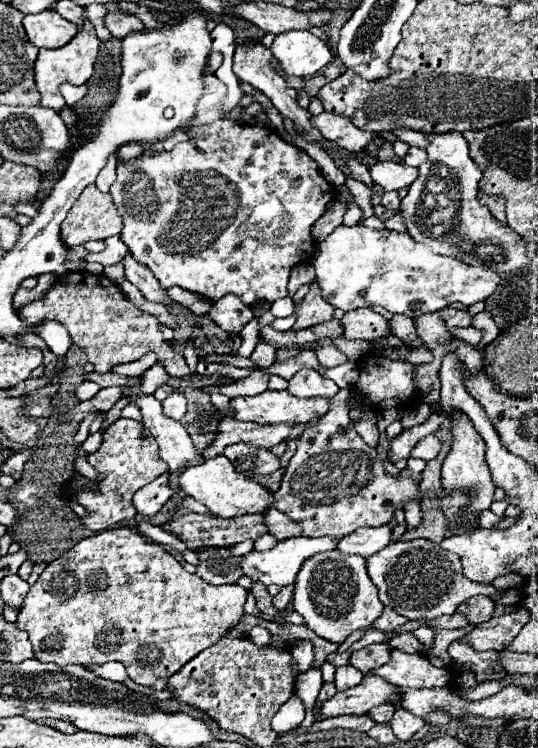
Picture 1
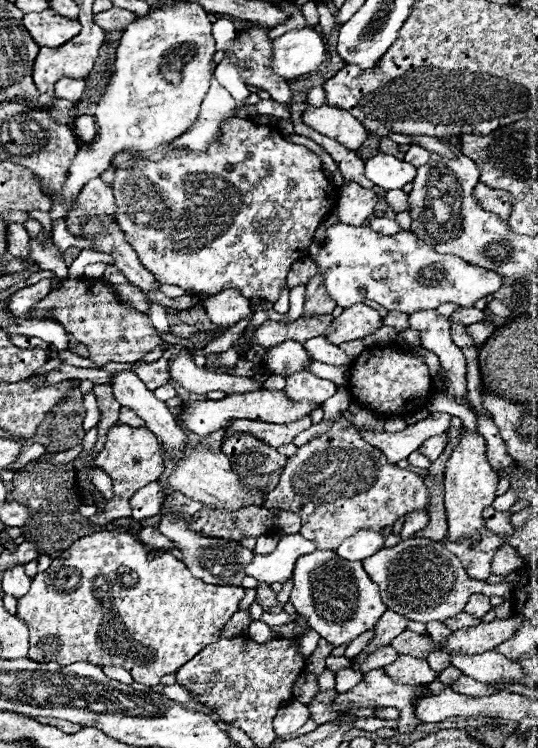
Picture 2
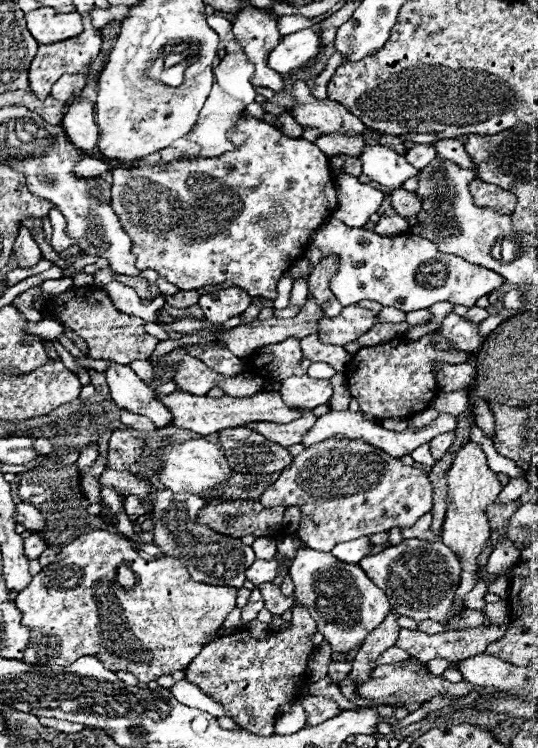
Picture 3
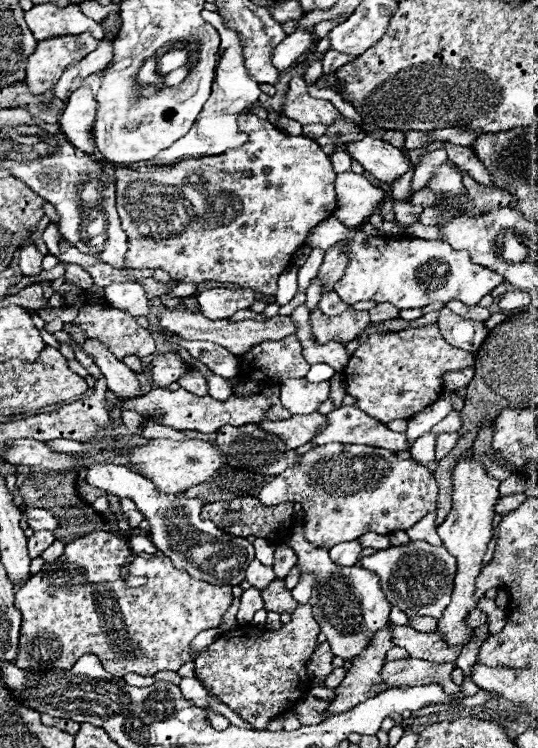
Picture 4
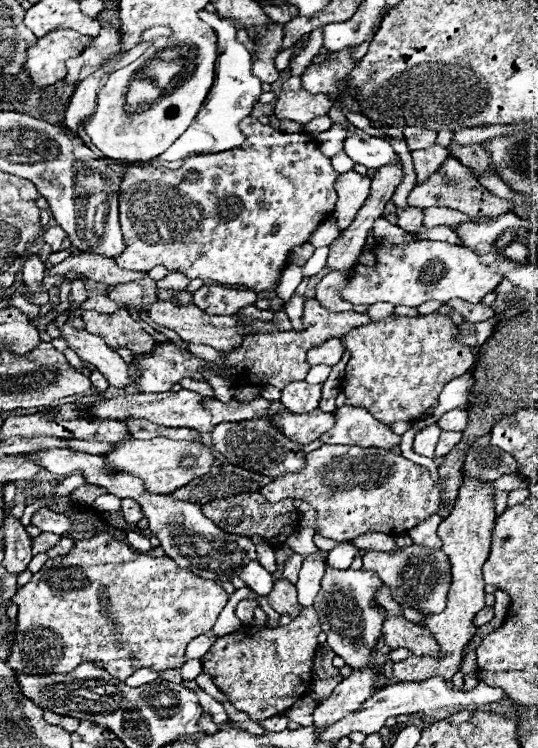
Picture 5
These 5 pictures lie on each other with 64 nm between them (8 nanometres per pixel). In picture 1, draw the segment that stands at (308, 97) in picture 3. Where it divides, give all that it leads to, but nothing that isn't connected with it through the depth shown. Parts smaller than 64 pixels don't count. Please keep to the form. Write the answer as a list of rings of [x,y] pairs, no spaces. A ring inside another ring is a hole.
[[[322,112],[320,116],[312,116],[312,124],[322,132],[322,136],[326,140],[340,144],[348,152],[360,152],[372,140],[378,138],[374,132],[360,130],[348,118],[336,116],[336,114],[330,114],[330,112]]]

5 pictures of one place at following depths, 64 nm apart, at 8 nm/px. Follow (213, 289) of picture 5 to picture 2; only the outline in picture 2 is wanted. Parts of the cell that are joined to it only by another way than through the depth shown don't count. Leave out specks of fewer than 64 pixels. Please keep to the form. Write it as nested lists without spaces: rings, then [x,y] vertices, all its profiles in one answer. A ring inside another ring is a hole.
[[[224,290],[216,296],[206,298],[204,308],[210,320],[220,328],[230,328],[252,314],[250,302],[242,298],[236,290]]]

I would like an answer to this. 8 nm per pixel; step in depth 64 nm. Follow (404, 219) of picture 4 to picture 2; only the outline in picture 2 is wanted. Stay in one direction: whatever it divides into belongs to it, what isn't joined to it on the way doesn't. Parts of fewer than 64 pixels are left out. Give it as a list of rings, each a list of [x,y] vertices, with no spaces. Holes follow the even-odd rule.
[[[394,190],[394,192],[386,192],[386,204],[394,210],[394,212],[404,212],[408,208],[406,196],[402,190]]]

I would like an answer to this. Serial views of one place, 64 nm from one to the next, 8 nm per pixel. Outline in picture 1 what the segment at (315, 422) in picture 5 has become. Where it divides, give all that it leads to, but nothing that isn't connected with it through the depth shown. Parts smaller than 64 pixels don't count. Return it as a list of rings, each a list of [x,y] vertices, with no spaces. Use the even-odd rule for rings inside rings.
[[[226,416],[218,422],[216,438],[202,450],[202,456],[220,456],[226,446],[238,442],[250,444],[254,448],[274,448],[290,436],[292,428],[294,424],[254,424]]]

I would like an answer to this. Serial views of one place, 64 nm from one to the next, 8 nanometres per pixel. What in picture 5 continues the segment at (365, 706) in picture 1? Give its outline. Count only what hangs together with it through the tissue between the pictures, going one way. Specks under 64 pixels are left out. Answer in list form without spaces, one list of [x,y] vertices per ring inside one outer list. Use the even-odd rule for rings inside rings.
[[[462,472],[462,484],[458,488],[456,504],[448,518],[442,520],[438,526],[438,538],[442,540],[442,550],[448,554],[452,562],[452,584],[448,592],[448,606],[442,614],[428,616],[426,628],[434,634],[434,638],[440,644],[440,650],[446,654],[444,658],[418,658],[410,656],[402,662],[396,662],[392,666],[392,674],[396,682],[414,682],[414,680],[428,680],[430,676],[442,676],[448,684],[452,682],[452,676],[460,670],[462,662],[462,648],[468,644],[468,640],[476,634],[476,626],[472,624],[472,618],[478,610],[484,608],[484,582],[482,582],[482,566],[490,552],[490,540],[496,520],[494,510],[494,486],[490,480],[478,480],[468,478]]]

